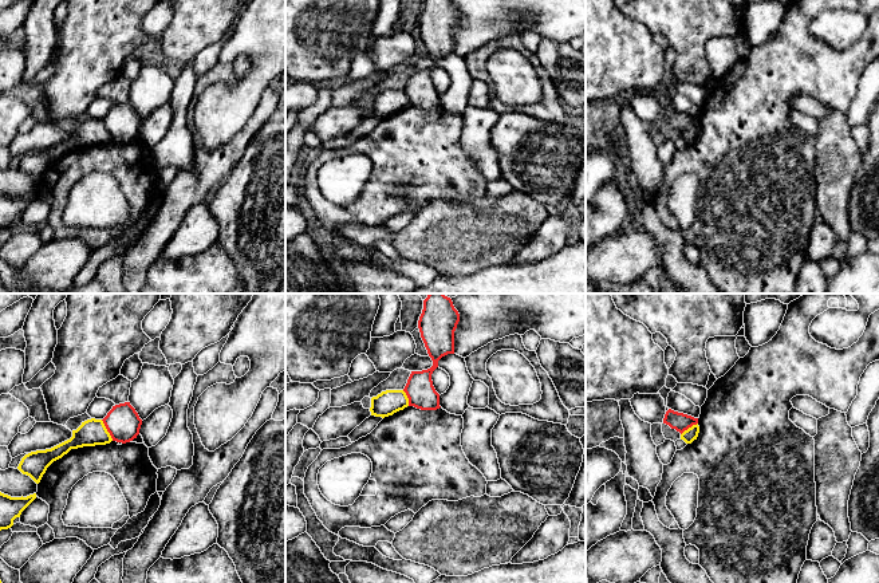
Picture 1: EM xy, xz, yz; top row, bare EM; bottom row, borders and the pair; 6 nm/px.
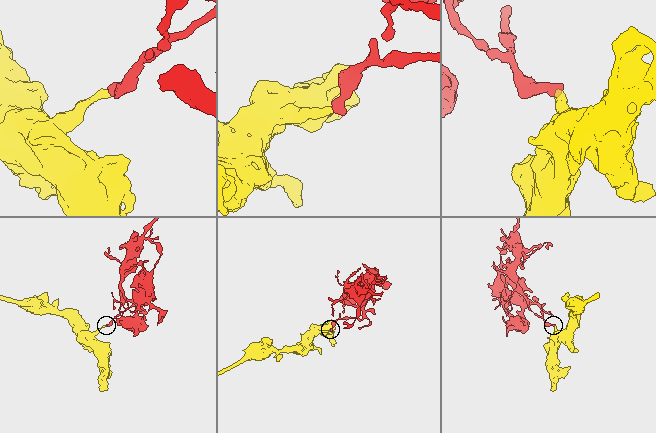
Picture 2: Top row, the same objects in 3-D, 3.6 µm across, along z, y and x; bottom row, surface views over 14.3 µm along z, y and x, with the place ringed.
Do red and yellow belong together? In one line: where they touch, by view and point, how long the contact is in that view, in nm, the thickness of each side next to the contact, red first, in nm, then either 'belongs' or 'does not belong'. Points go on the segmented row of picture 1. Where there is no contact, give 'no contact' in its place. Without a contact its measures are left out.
xy (107, 430) | 150 nm | 200/160 nm | does not belong

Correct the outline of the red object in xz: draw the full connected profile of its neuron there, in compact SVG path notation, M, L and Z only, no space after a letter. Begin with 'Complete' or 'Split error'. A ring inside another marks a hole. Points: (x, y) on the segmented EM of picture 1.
Complete. M429 294L423 300L418 328L433 366L427 370L411 371L403 389L409 398L409 406L421 410L441 407L440 394L433 386L431 374L442 357L454 354L454 331L458 322L460 314L450 298L444 294Z

